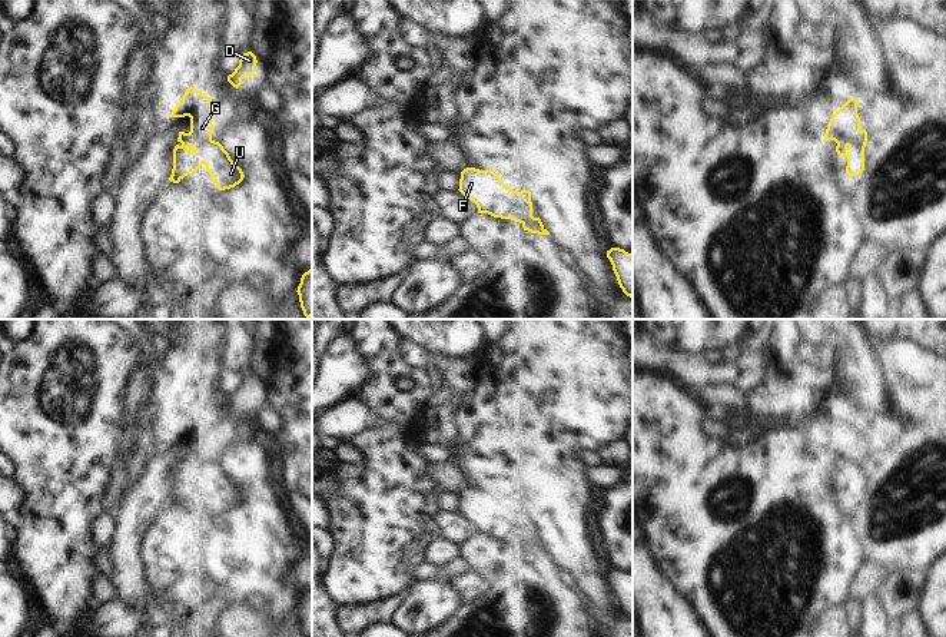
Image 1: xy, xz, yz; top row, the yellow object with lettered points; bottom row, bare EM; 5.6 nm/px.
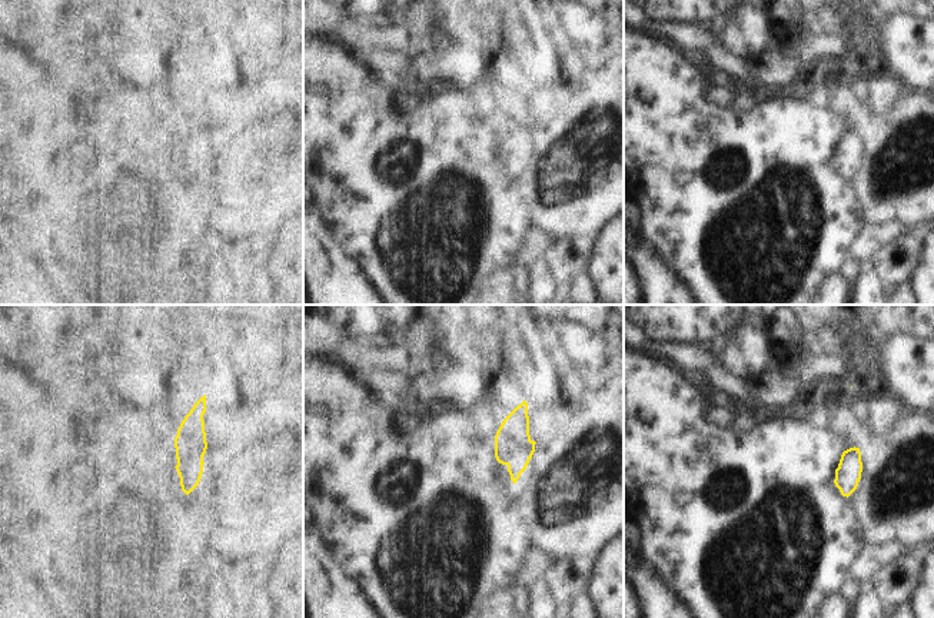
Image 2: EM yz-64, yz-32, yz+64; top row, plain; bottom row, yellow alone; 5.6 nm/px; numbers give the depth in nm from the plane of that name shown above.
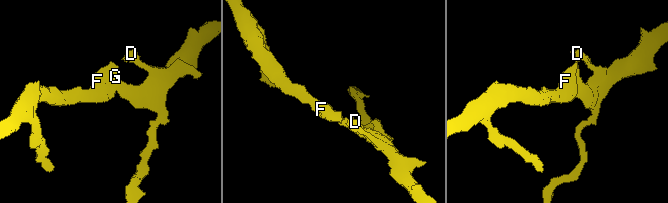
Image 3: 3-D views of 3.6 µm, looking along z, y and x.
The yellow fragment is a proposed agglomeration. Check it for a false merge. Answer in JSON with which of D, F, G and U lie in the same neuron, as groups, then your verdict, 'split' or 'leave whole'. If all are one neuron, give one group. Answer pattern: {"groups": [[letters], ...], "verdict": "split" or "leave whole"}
{"groups": [["D", "F", "G", "U"]], "verdict": "leave whole"}

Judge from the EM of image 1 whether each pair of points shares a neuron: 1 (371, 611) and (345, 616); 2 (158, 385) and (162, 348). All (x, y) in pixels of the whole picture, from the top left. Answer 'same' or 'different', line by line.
1: same
2: same

